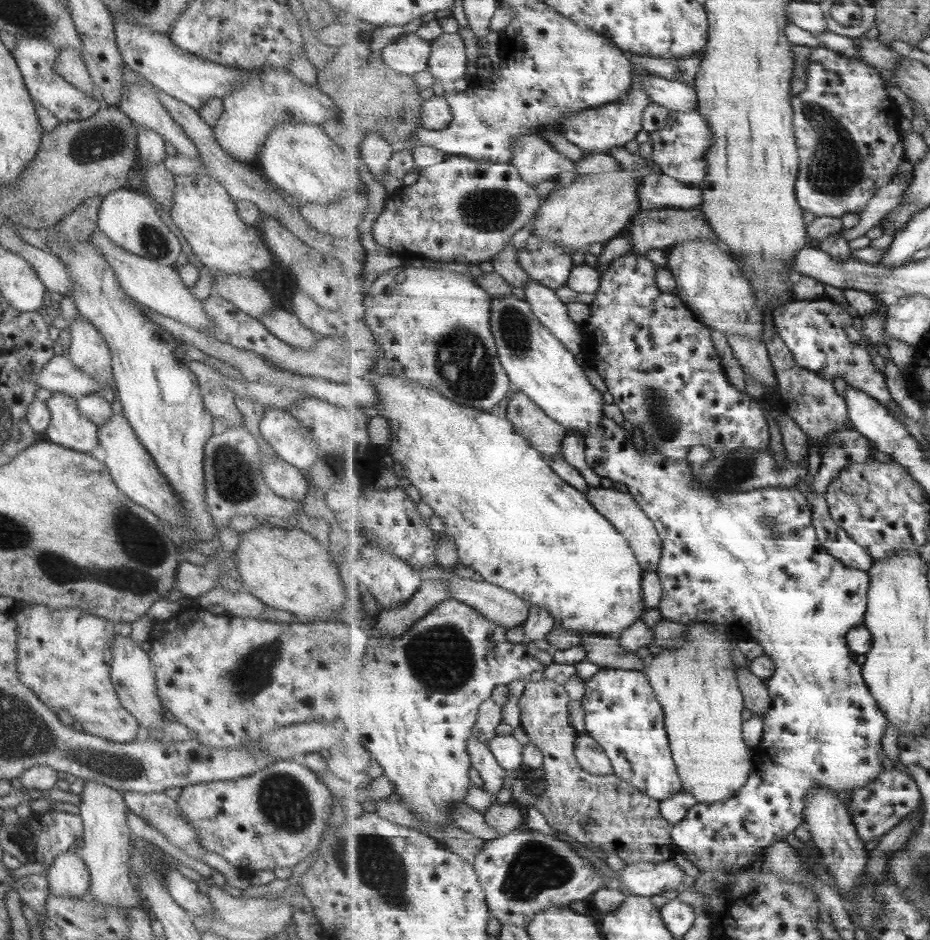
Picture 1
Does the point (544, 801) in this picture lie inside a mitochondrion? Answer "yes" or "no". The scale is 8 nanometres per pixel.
no

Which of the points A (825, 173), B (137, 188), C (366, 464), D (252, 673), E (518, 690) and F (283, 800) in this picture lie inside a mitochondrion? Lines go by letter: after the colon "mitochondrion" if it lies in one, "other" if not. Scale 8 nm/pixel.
A: mitochondrion
B: other
C: other
D: mitochondrion
E: other
F: mitochondrion

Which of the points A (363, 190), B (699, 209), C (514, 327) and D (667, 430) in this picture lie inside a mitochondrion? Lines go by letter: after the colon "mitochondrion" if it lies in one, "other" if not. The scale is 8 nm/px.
A: other
B: other
C: mitochondrion
D: mitochondrion

